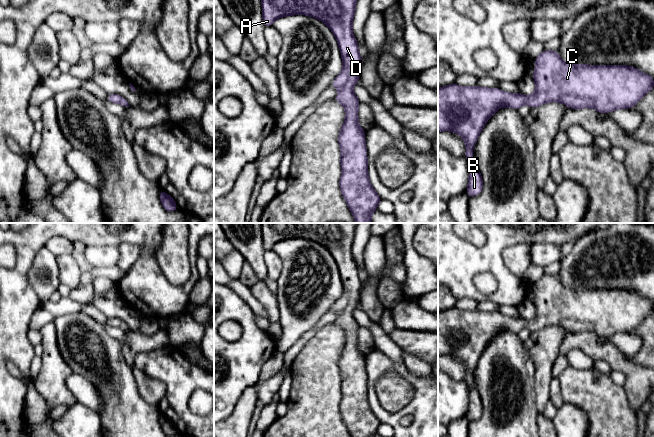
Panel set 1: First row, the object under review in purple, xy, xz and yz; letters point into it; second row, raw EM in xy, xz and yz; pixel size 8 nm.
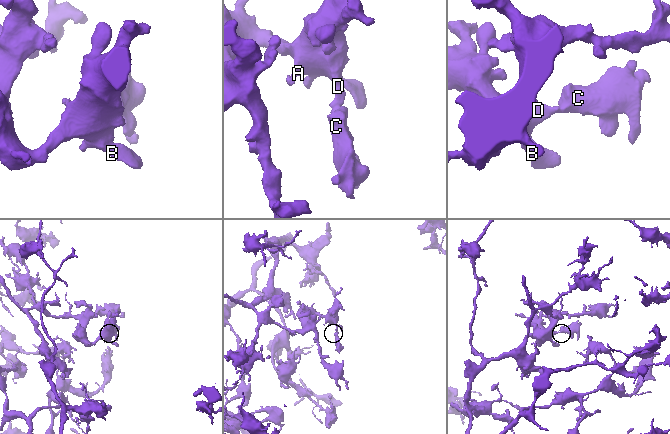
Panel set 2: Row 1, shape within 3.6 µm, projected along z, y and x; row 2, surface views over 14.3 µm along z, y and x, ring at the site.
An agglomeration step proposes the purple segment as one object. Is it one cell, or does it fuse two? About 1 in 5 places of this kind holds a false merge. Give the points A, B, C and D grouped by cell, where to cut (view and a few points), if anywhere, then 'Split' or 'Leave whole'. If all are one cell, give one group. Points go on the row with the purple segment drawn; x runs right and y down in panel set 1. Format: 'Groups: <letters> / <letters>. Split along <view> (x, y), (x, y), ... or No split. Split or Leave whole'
Groups: A B C D. No split. Leave whole

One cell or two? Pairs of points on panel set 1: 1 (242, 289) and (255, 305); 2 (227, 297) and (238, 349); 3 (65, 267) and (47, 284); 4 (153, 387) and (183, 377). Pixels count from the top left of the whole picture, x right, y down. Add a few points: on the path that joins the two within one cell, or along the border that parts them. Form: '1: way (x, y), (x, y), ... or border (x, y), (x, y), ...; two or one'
1: way (245, 293), (251, 301); one
2: way (238, 310), (247, 320), (247, 336); one
3: border (55, 256), (60, 283); two
4: border (143, 372), (165, 387), (157, 406); two

